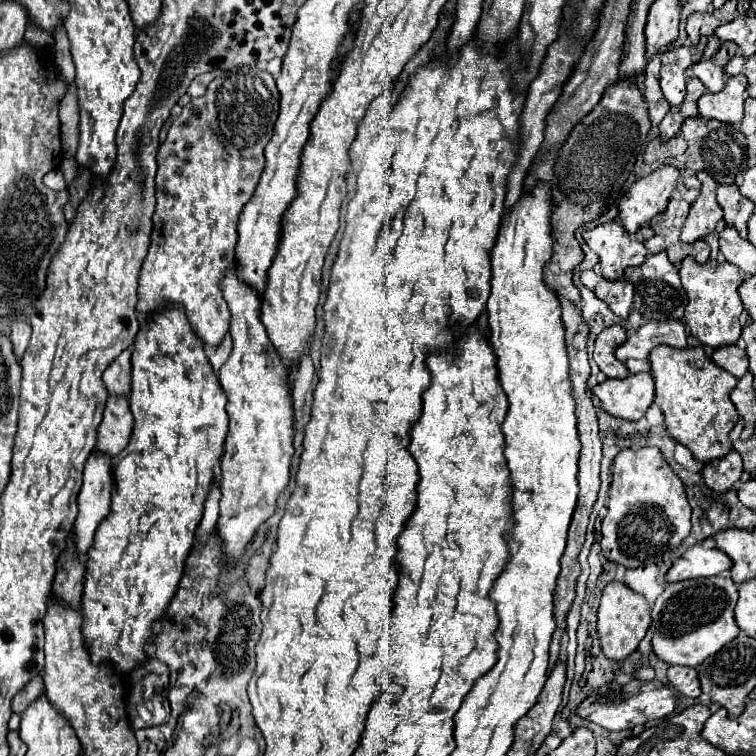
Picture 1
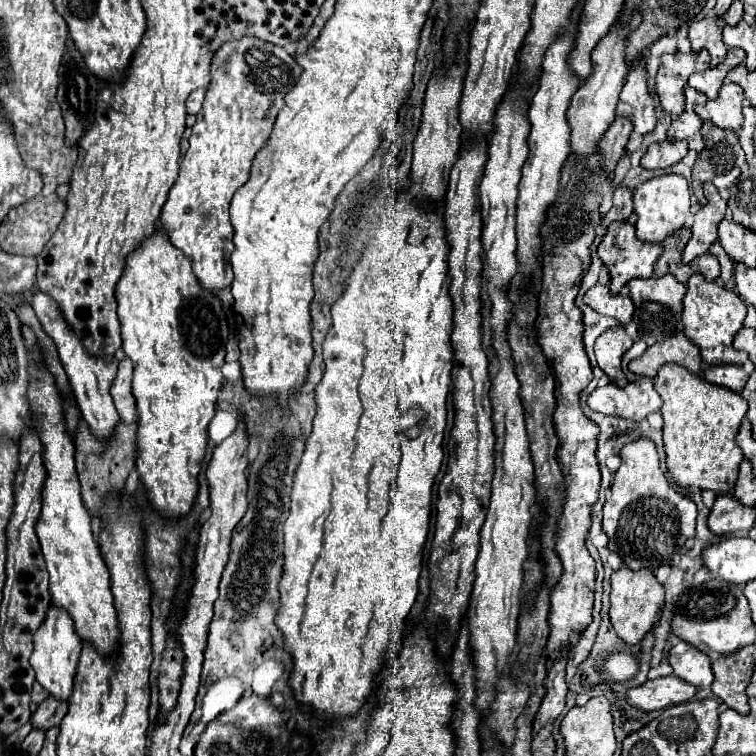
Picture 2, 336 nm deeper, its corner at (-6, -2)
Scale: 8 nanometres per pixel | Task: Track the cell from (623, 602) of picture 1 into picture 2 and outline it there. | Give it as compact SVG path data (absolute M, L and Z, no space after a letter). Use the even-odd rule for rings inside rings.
M619 567L611 575L611 623L617 631L617 635L627 643L635 645L639 643L661 619L661 609L665 603L665 589L661 583L657 583L653 571L631 571L629 567Z

